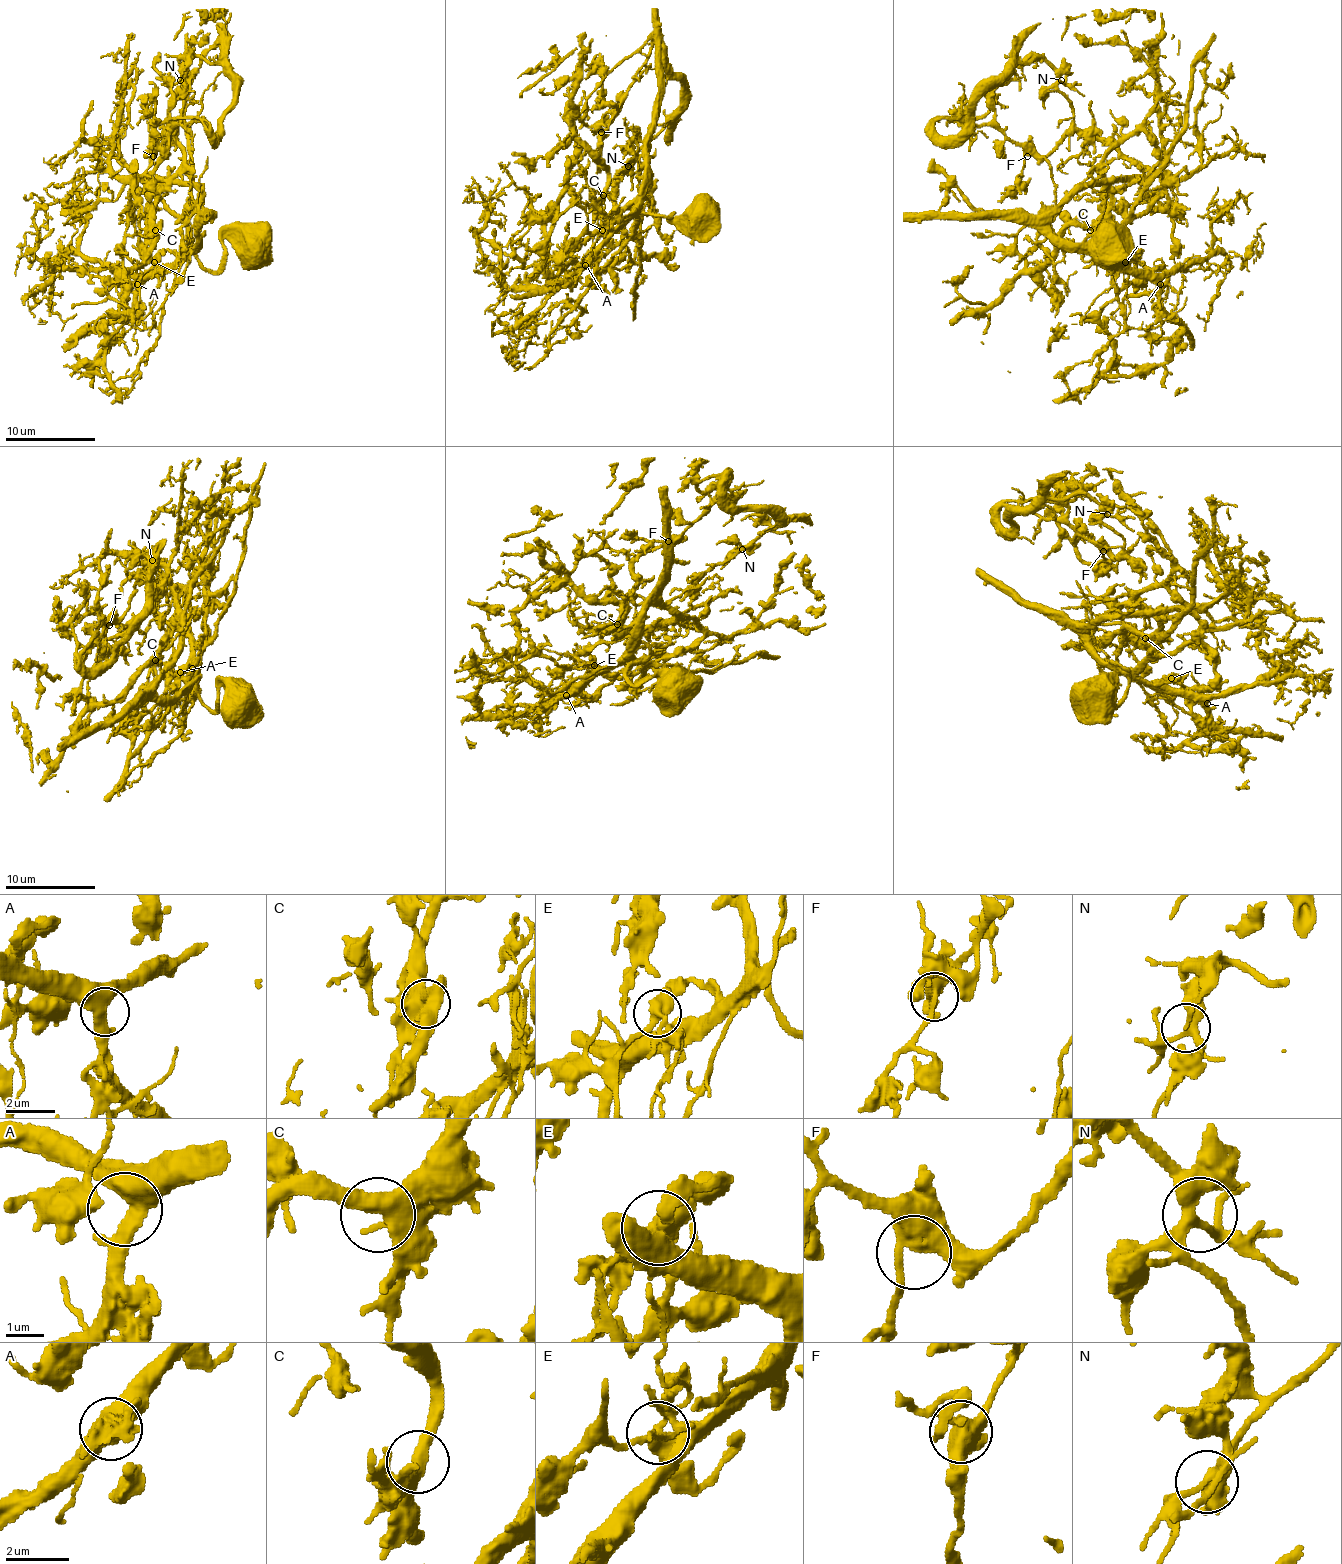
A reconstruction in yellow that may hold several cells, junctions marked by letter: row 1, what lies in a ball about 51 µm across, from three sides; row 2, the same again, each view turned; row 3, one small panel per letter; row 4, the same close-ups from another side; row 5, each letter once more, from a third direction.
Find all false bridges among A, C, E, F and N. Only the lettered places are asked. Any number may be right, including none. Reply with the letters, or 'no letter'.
E

